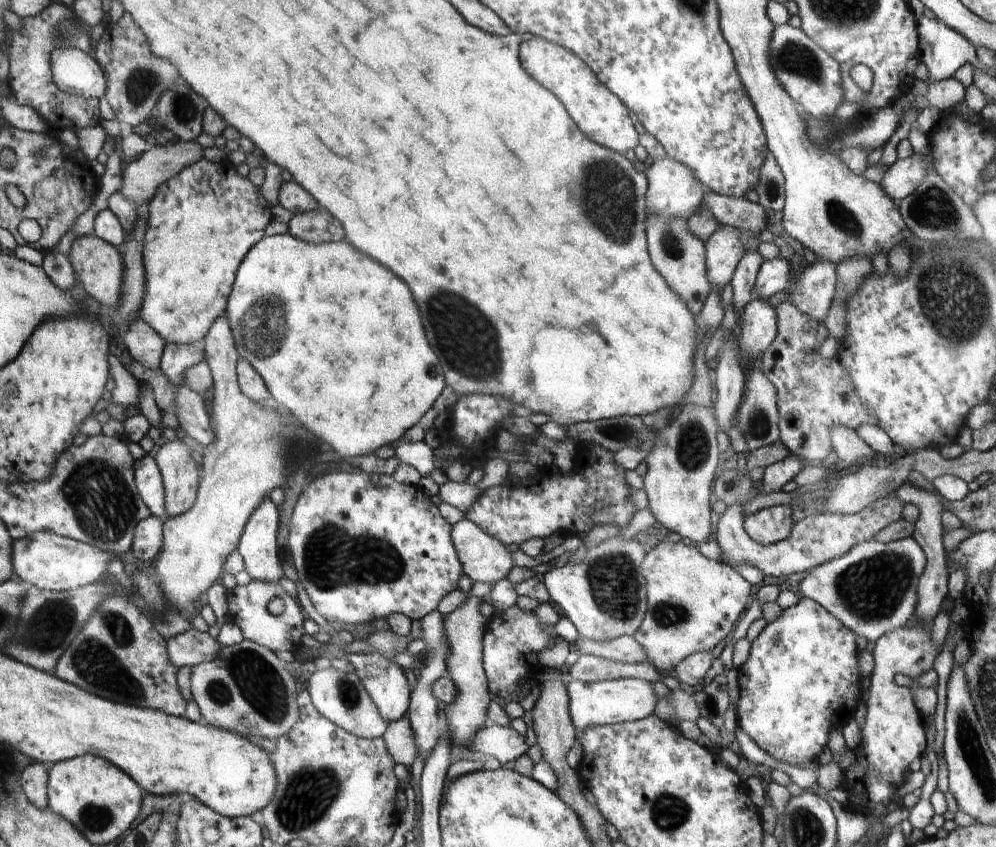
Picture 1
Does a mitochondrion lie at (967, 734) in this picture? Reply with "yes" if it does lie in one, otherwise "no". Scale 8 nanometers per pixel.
yes

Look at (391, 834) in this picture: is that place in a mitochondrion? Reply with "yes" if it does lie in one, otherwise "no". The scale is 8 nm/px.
no

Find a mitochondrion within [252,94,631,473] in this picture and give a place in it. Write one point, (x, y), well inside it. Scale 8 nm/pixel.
(477, 358)

